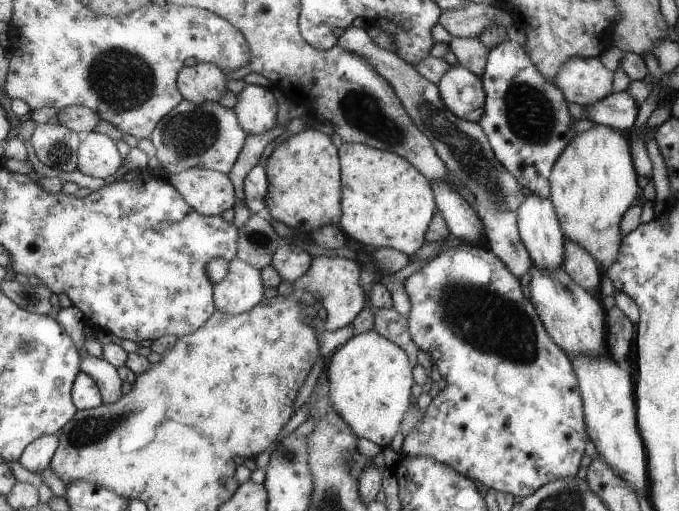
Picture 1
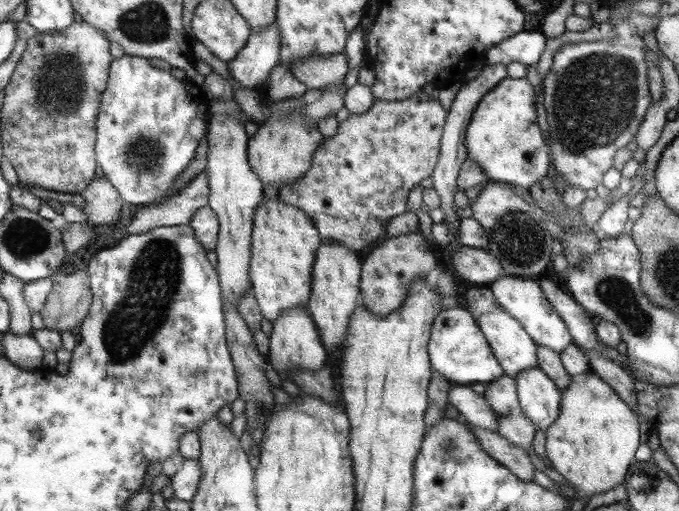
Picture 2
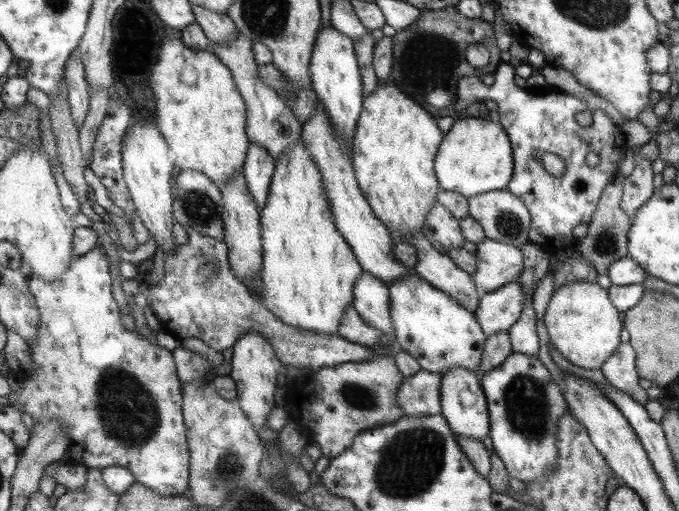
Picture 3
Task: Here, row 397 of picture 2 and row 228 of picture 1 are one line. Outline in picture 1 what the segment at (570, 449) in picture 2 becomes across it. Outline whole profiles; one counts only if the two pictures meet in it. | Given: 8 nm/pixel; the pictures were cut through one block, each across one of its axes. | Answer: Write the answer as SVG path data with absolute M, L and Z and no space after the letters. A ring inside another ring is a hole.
M600 124L567 142L550 172L550 197L565 240L572 240L597 262L601 272L619 256L623 234L619 222L637 196L637 174L627 140L614 128Z

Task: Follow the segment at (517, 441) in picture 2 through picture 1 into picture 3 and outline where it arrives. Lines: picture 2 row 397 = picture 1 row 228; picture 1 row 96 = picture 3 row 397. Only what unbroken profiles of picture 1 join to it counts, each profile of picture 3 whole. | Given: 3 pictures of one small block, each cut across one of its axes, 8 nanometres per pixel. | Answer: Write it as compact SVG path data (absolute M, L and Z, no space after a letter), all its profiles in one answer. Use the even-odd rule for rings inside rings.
M419 370L403 378L398 388L398 405L405 415L423 416L440 414L441 375Z

